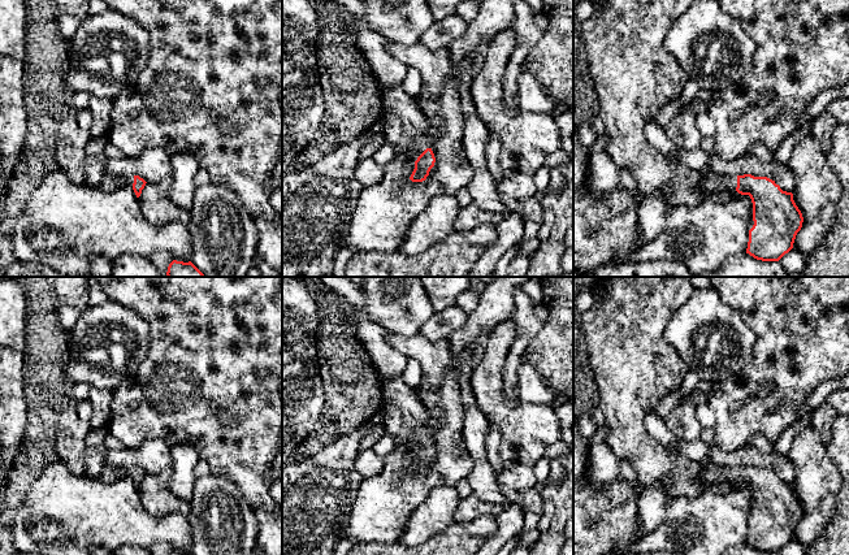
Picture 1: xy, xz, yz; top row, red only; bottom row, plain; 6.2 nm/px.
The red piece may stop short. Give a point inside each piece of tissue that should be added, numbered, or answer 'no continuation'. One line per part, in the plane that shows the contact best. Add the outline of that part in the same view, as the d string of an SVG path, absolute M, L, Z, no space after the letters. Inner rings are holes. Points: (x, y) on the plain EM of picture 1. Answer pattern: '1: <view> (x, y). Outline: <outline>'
1: yz (711, 473). Outline: M712 463L703 464L699 478L706 485L720 484L720 482L736 482L737 467L718 467Z

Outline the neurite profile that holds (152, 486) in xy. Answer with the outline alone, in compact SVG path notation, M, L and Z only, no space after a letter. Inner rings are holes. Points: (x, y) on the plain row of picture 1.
M170 469L160 474L146 474L138 489L142 504L156 517L164 517L172 512L178 512L187 517L190 512L190 502L170 493L168 486L170 474Z

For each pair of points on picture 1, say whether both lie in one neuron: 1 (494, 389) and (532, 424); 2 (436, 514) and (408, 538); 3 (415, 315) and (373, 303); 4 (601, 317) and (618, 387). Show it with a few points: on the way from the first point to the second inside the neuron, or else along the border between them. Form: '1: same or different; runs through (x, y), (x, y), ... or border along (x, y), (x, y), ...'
1: same; runs through (497, 400), (520, 424)
2: same; runs through (429, 517), (415, 532)
3: same; runs through (404, 315), (394, 304), (384, 304)
4: same; runs through (618, 334), (618, 371)

